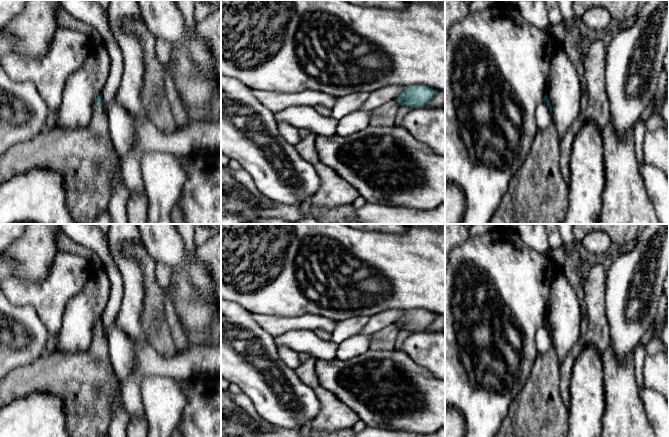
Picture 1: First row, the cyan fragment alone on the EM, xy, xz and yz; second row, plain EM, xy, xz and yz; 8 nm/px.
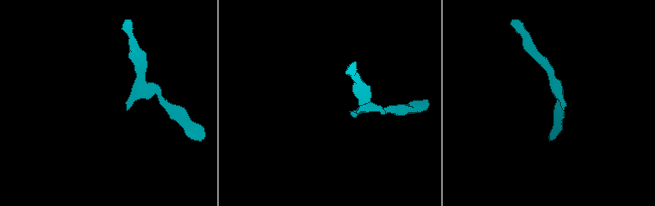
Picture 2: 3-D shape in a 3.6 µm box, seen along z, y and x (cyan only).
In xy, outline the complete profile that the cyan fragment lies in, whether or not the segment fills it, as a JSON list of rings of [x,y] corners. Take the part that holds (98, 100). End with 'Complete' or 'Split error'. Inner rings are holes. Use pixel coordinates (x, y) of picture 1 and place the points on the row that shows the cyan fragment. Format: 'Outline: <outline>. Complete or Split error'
Outline: [[[102,95],[93,104],[87,128],[43,130],[34,139],[11,146],[0,157],[0,184],[34,168],[51,169],[62,175],[67,207],[76,224],[94,224],[98,216],[107,211],[113,182],[119,175],[122,176],[122,171],[120,154],[111,141]]]. Split error

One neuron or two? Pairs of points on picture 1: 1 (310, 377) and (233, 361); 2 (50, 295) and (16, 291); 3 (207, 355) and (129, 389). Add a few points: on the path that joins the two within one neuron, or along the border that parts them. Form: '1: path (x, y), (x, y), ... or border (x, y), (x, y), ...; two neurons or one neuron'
1: border (293, 370), (305, 384), (313, 389); two neurons
2: path (42, 295), (38, 293), (24, 293); one neuron
3: path (186, 365), (148, 365), (145, 368); one neuron

